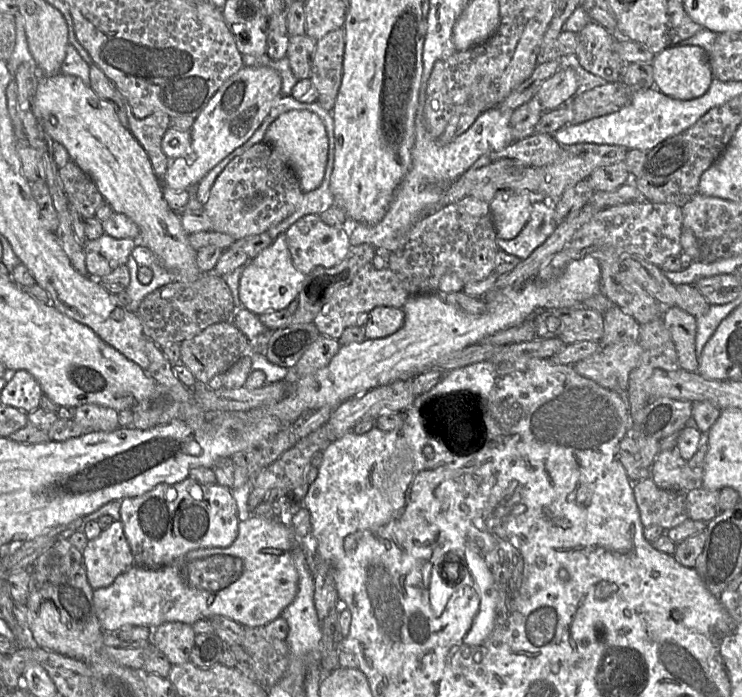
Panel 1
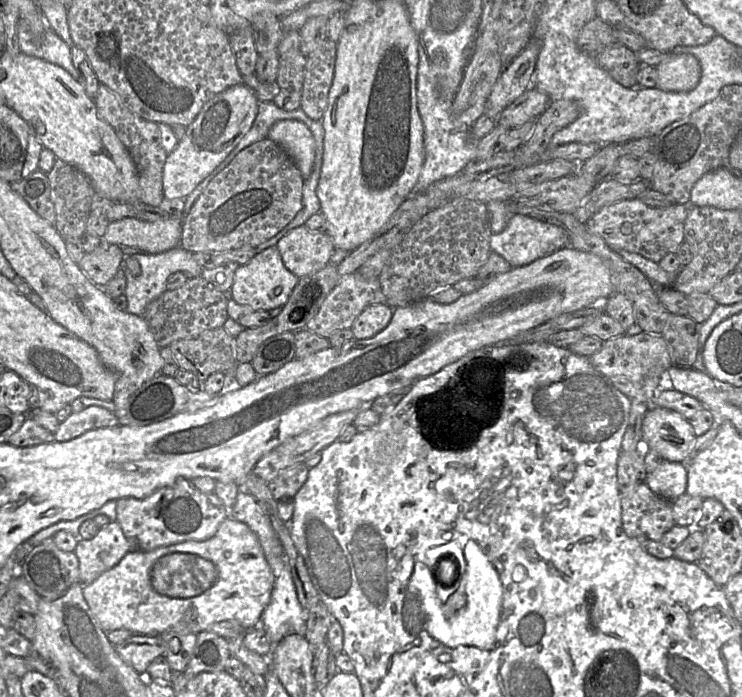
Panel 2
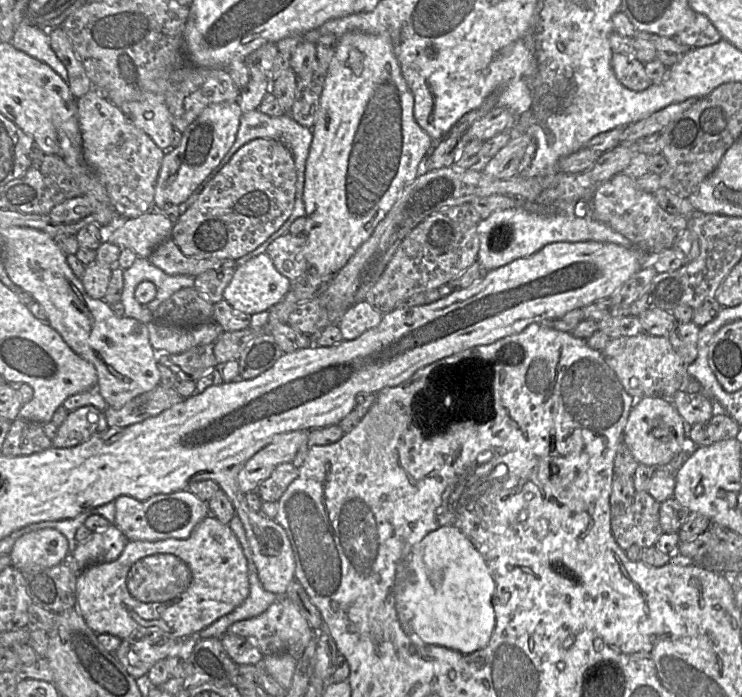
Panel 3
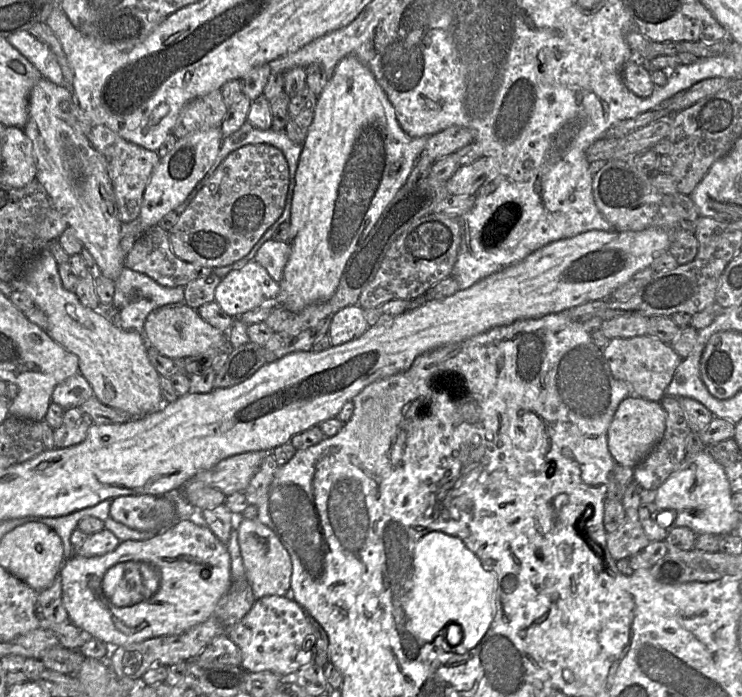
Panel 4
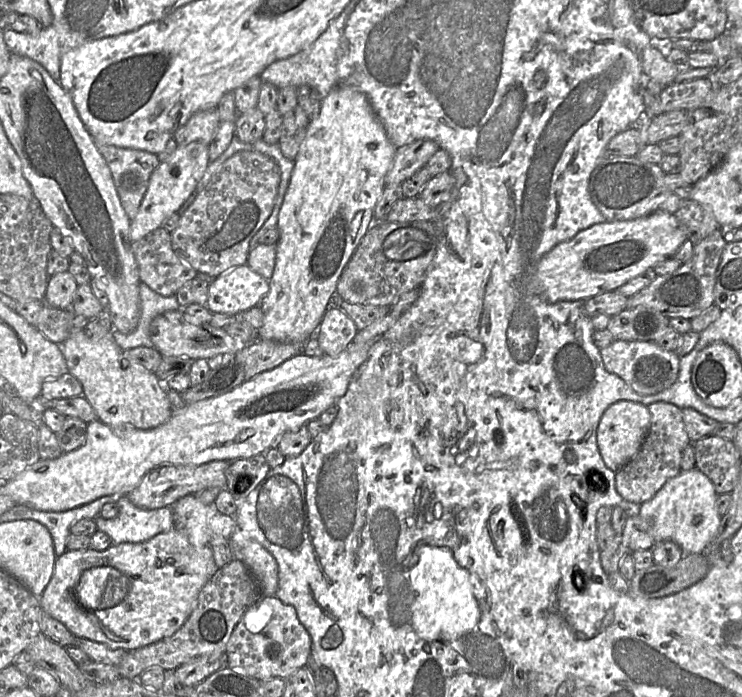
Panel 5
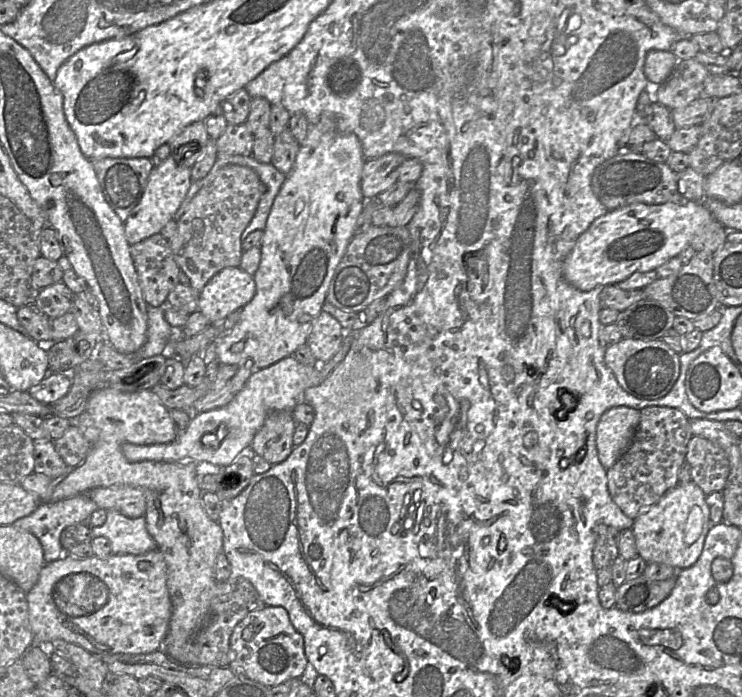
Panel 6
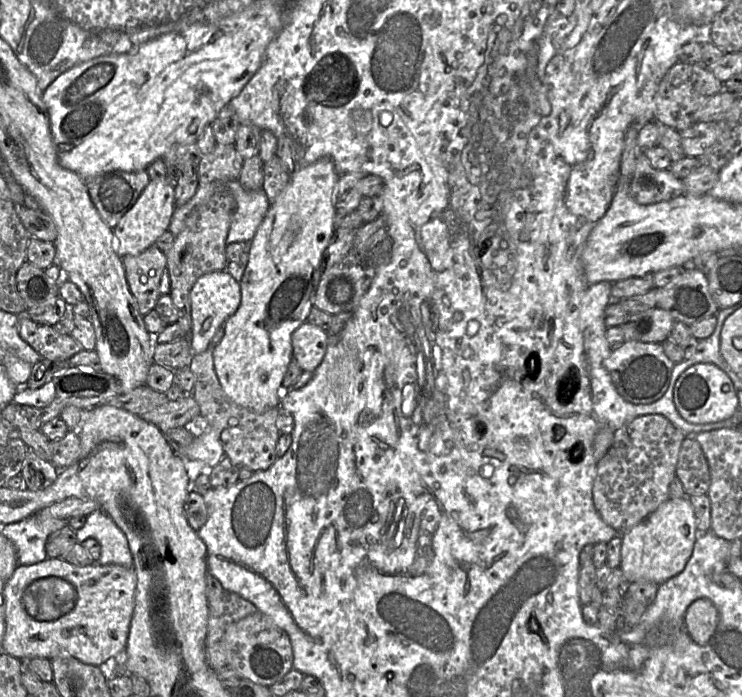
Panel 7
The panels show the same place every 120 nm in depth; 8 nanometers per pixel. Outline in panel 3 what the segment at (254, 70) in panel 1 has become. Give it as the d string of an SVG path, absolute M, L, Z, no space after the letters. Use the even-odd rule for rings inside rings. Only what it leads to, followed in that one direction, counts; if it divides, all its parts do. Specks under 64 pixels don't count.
M236 101L211 104L189 125L179 145L166 151L155 187L155 210L179 206L189 198L235 142L242 115Z

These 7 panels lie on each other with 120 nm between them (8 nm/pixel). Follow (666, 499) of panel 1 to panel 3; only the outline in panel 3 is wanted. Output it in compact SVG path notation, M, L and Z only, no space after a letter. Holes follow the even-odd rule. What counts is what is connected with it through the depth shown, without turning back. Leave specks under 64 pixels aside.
M636 491L634 499L624 514L611 517L611 531L624 551L632 545L655 546L664 533L659 519L660 503L648 491Z

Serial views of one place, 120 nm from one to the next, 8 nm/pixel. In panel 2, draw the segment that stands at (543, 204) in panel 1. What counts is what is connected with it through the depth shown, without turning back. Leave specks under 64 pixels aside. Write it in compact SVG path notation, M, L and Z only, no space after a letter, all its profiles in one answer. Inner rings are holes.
M515 214L500 233L493 233L490 249L501 255L511 266L517 267L550 254L570 243L567 232L560 226L527 215Z

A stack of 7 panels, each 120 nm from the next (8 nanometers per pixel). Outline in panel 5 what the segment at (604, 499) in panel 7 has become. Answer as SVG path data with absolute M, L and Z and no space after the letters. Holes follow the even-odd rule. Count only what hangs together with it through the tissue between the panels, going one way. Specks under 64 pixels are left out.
M668 402L648 405L650 426L635 456L615 475L615 488L628 502L642 504L651 499L671 478L681 471L682 452L691 443L683 420L682 409Z

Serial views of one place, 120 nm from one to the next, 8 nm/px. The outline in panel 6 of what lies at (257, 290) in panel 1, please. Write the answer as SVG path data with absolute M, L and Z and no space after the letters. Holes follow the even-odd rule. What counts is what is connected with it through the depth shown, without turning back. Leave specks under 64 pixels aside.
M240 267L225 268L214 275L199 292L198 307L210 325L240 311L255 295L253 275Z

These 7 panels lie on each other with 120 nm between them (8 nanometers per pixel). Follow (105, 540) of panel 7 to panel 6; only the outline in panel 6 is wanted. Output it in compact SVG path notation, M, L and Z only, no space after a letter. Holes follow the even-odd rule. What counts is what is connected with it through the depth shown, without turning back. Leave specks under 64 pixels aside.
M111 509L102 525L90 528L90 539L103 536L110 541L111 554L141 555L156 548L144 516L128 518Z

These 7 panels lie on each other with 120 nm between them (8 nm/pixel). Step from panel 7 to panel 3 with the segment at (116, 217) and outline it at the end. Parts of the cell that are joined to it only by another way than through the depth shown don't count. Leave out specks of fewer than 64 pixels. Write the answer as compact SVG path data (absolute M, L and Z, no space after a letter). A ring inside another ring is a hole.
M95 88L77 99L77 117L84 160L105 187L117 214L131 219L154 211L155 187L165 151Z

